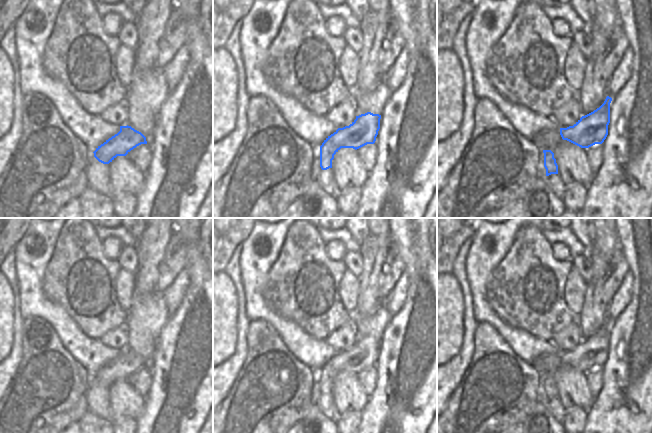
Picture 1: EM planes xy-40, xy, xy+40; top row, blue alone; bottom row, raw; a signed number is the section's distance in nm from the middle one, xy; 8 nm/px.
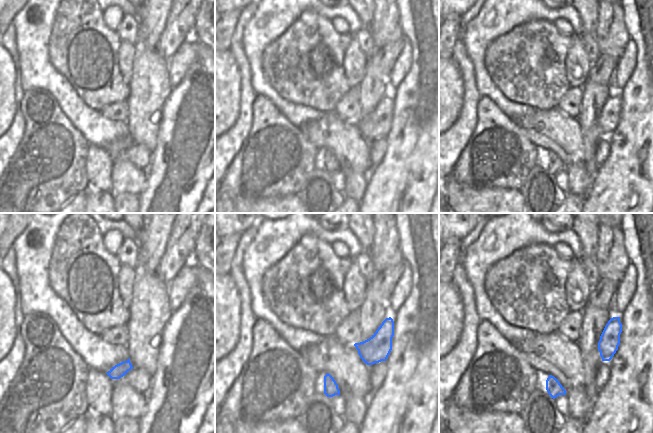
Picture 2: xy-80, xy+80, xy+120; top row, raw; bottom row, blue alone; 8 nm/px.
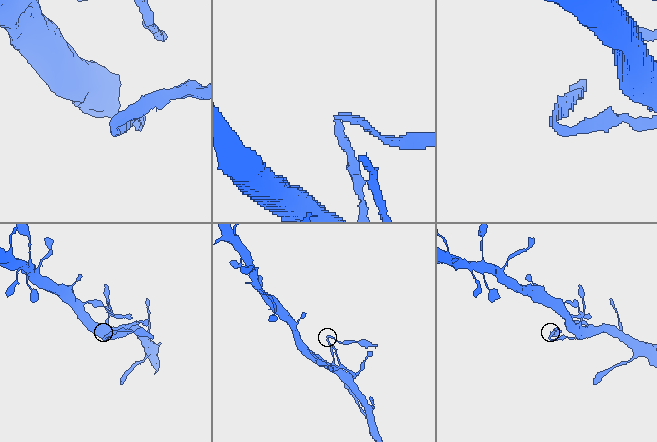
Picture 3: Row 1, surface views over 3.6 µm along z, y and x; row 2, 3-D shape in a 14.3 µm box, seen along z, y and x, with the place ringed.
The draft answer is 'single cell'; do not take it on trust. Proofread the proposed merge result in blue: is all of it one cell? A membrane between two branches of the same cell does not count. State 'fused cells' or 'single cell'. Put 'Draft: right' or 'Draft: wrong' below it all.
fused cells
Draft: wrong

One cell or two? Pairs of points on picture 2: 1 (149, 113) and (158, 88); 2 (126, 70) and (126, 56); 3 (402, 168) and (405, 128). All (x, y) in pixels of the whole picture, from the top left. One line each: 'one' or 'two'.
1: one
2: one
3: one

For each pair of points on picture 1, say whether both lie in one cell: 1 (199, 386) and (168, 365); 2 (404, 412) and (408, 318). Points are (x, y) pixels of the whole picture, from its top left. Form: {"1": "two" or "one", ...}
{"1": "one", "2": "one"}

